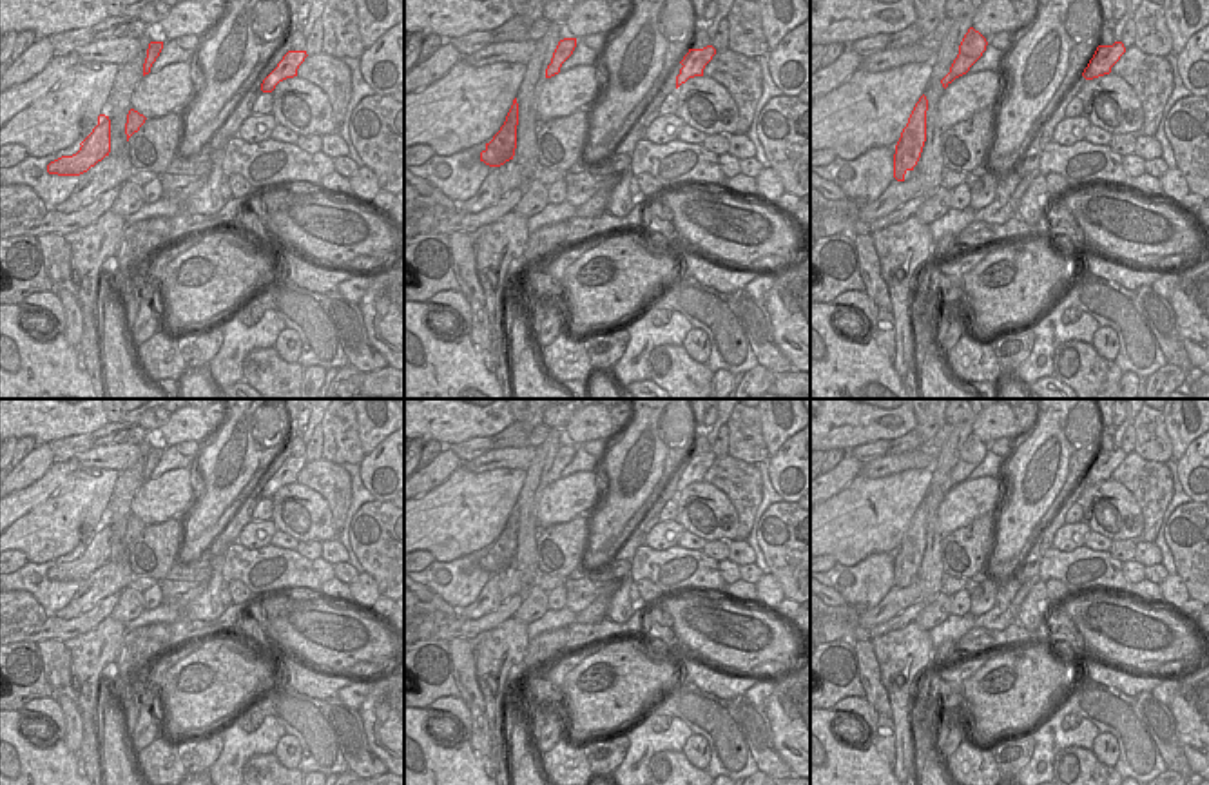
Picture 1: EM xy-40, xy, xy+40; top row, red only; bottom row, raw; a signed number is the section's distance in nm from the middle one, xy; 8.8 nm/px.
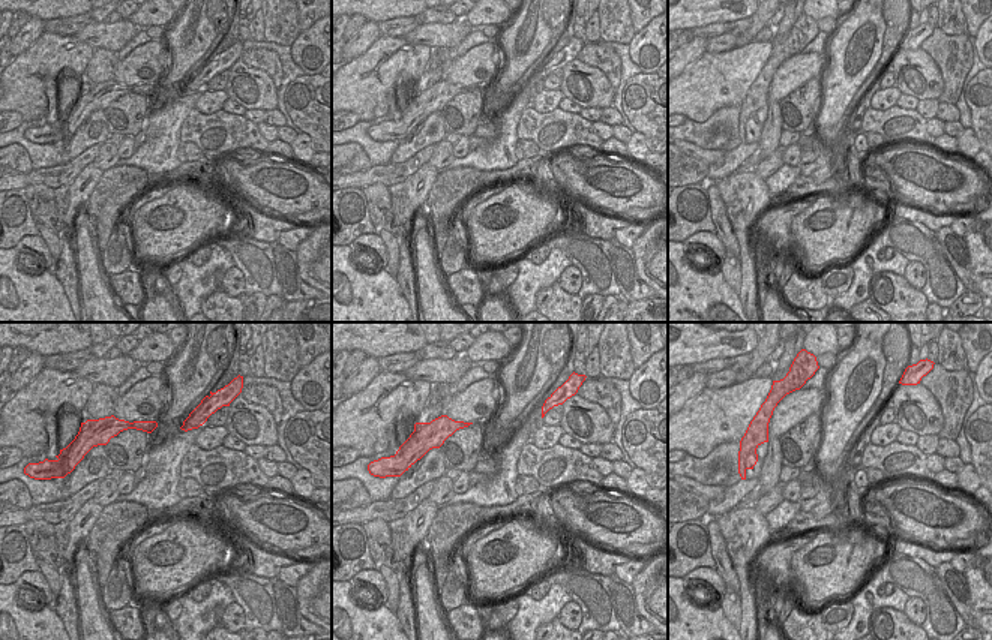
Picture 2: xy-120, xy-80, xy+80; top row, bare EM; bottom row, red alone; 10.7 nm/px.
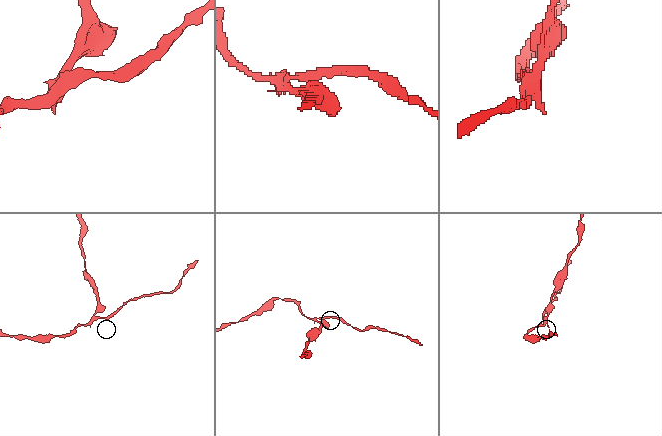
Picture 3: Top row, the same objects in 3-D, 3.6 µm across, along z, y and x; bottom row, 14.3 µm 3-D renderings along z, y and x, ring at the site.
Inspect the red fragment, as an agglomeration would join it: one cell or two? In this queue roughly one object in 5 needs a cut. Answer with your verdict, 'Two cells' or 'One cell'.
Two cells.

